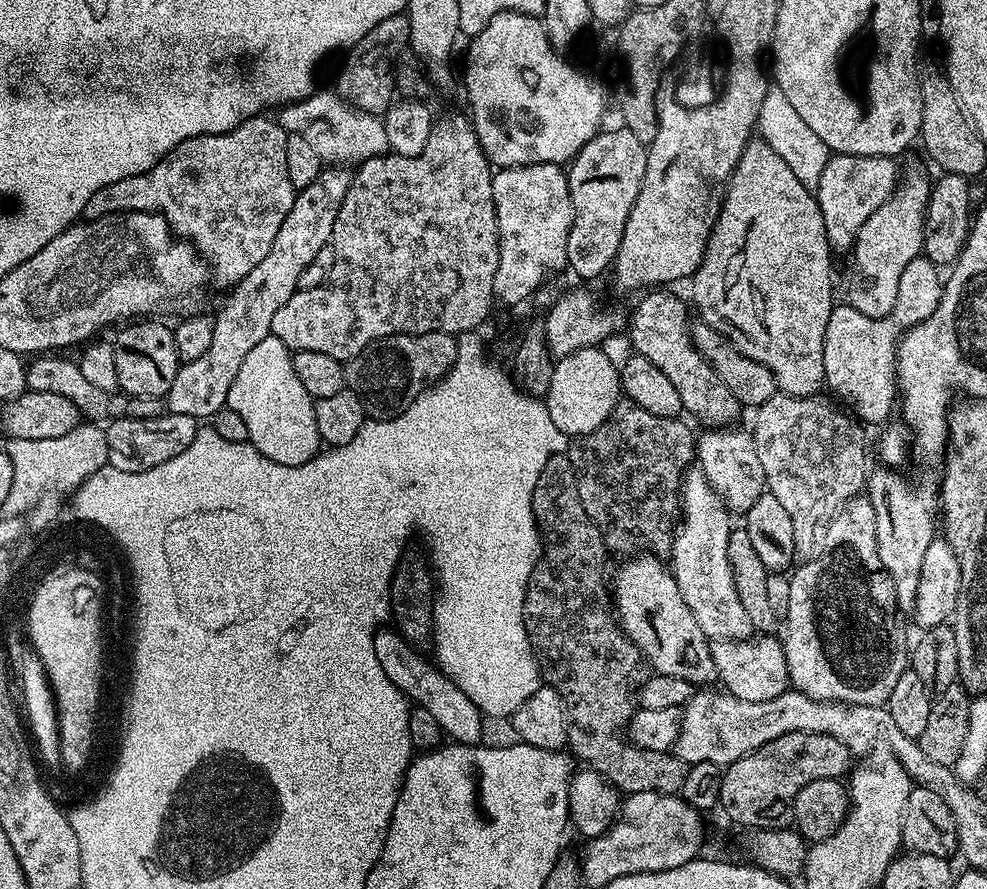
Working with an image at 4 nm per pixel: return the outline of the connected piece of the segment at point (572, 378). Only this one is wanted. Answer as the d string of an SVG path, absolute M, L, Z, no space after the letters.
M600 346L574 350L574 354L561 356L553 363L550 390L546 397L546 403L550 410L550 419L553 420L554 426L558 426L558 430L564 432L565 437L585 436L590 434L590 430L598 430L598 426L602 426L602 422L606 422L606 418L610 418L610 414L616 409L617 404L622 399L620 370L617 361L612 361L603 352L604 350Z

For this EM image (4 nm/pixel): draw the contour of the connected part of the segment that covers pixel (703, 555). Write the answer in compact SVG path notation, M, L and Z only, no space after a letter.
M692 466L683 474L682 481L682 515L674 528L672 536L672 548L670 551L670 567L672 575L678 582L678 590L694 610L694 618L698 618L698 626L712 640L747 640L753 635L754 629L750 622L750 614L746 614L742 607L742 598L738 598L738 590L734 586L734 574L730 570L730 558L728 557L728 539L734 530L731 524L730 513L724 506L724 500L710 486L710 482L704 477L699 467Z

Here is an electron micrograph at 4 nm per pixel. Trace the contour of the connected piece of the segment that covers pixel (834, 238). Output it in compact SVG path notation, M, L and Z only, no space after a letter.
M829 155L826 170L822 170L822 178L814 190L816 201L824 215L824 225L829 245L833 249L851 249L856 241L858 230L886 198L898 183L898 164L890 156L841 156Z

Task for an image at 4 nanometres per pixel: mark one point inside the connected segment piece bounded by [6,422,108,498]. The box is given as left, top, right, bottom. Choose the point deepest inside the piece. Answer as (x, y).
(85, 450)

